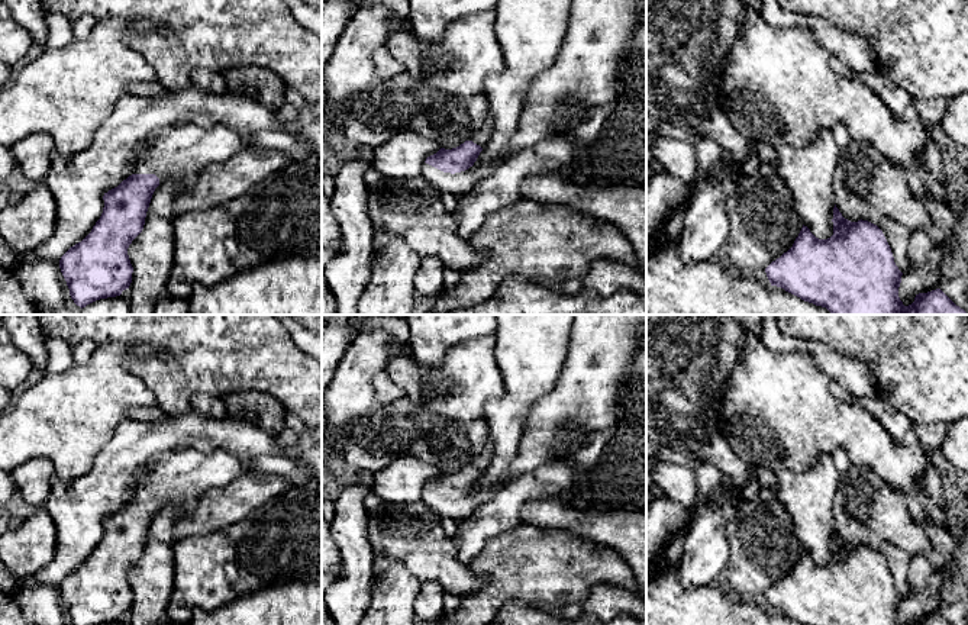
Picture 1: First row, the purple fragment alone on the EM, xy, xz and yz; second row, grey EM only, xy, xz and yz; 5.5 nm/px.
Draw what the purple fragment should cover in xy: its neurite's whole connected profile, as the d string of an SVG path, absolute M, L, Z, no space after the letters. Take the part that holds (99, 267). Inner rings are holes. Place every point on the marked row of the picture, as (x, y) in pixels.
M193 123L161 129L139 145L129 177L104 193L103 213L91 232L59 260L74 303L83 309L96 300L120 296L129 289L133 267L128 248L142 232L152 194L159 184L174 181L180 187L191 189L204 168L228 161L243 148L242 135L230 128L200 128Z

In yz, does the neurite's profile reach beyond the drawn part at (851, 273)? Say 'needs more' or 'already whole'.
already whole

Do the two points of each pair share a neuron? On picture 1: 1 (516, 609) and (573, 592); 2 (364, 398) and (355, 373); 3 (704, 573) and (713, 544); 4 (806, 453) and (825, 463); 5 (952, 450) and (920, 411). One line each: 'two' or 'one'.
1: two
2: one
3: one
4: two
5: two

